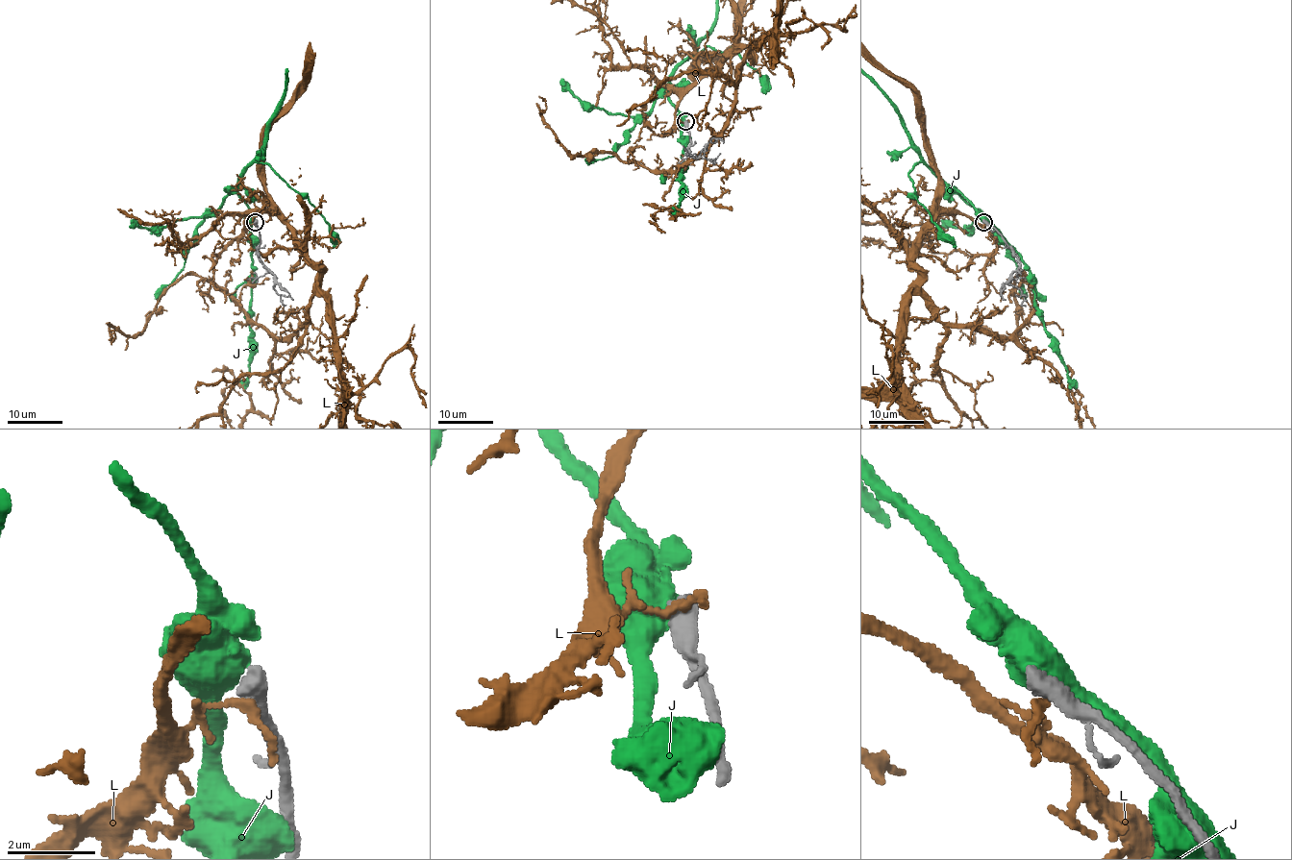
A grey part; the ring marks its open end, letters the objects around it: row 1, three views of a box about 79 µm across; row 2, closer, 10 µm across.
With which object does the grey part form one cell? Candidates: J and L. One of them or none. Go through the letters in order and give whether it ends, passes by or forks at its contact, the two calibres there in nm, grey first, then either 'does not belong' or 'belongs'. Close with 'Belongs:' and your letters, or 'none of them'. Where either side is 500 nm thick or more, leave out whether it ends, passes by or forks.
J: 550 nm thick on the grey side, 550 nm on the other; does not belong
L: 550 nm thick on the grey side, 140 nm on the other; does not belong
Belongs: none of them

